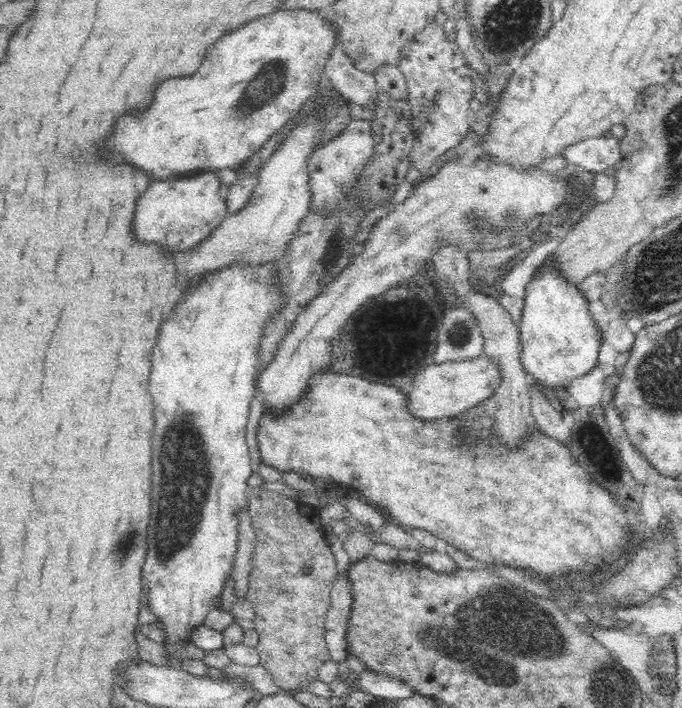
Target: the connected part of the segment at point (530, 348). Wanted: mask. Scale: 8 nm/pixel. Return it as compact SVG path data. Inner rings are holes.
M552 267L548 268L540 268L537 269L533 277L529 280L529 283L526 285L525 292L525 303L522 311L522 316L519 322L520 329L520 342L522 346L522 355L521 361L525 370L525 373L528 376L528 379L531 381L535 381L540 384L540 386L544 386L544 388L548 388L548 390L567 390L570 384L573 384L573 380L576 378L580 378L580 376L584 376L584 374L588 374L594 366L598 363L598 355L600 351L600 339L598 339L598 330L597 321L592 318L593 312L591 312L588 308L589 302L586 297L584 297L584 293L580 291L580 287L578 285L574 285L572 281L568 281L560 271L556 271L556 269L552 269Z

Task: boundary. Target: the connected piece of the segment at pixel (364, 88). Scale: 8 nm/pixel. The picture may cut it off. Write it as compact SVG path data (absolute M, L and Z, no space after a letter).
M339 40L334 45L323 71L324 81L334 86L336 92L347 98L349 103L366 108L374 106L374 100L380 93L374 75L356 69L349 61Z

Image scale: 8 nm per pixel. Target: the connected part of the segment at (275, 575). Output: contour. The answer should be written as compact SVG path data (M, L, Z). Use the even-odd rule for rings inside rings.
M254 487L248 491L249 497L249 508L248 513L252 519L252 526L255 530L255 535L257 538L256 549L253 553L252 563L252 573L250 574L250 585L248 588L249 600L254 607L255 618L254 618L254 630L259 634L259 642L257 644L257 651L260 655L260 665L262 665L272 676L274 683L281 689L285 691L299 689L304 685L308 685L314 681L319 680L320 667L324 662L328 662L331 659L330 651L328 650L327 642L325 641L325 622L328 610L330 610L330 593L332 588L334 588L334 580L338 574L337 571L337 561L335 555L332 553L331 546L326 545L326 527L320 520L318 514L313 514L308 507L302 506L298 501L287 497L286 495L278 494L275 491L267 490L266 488Z

